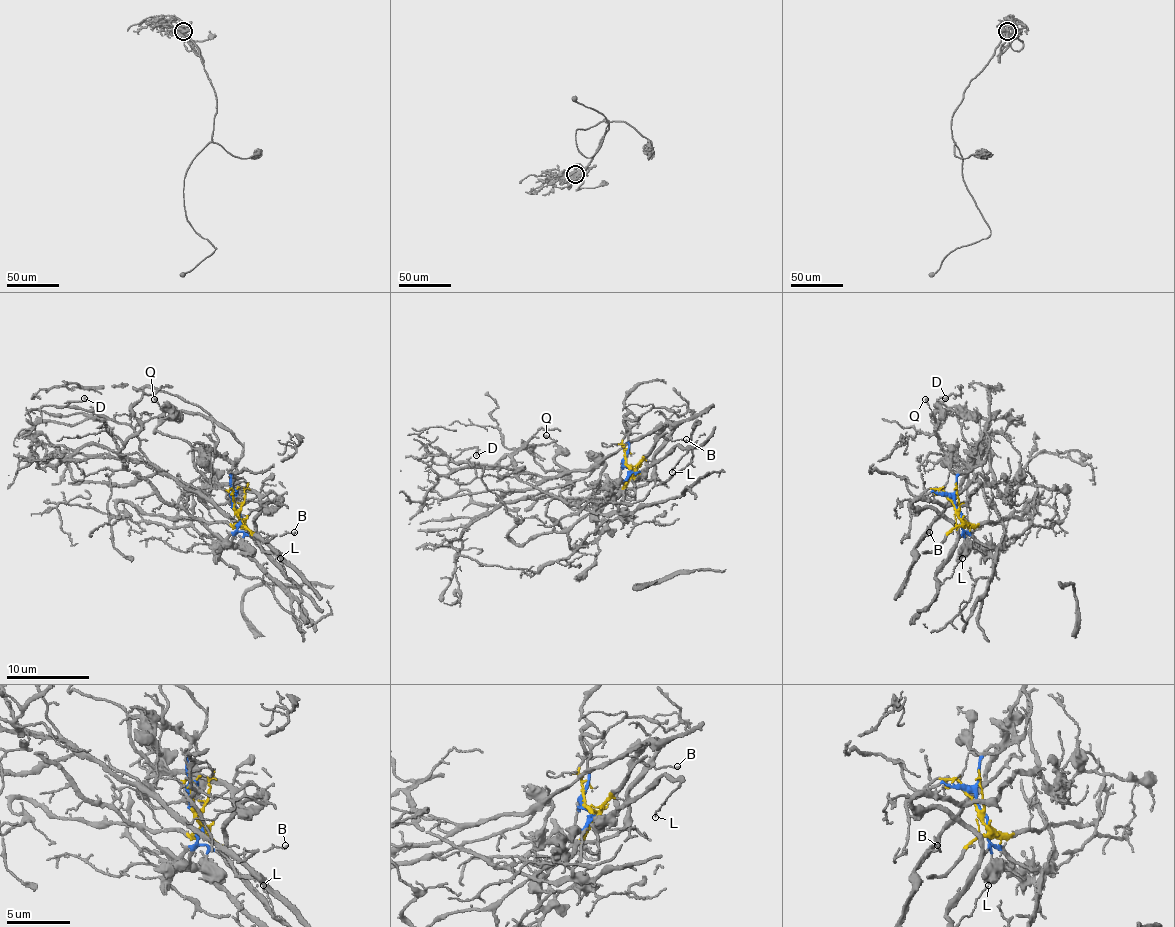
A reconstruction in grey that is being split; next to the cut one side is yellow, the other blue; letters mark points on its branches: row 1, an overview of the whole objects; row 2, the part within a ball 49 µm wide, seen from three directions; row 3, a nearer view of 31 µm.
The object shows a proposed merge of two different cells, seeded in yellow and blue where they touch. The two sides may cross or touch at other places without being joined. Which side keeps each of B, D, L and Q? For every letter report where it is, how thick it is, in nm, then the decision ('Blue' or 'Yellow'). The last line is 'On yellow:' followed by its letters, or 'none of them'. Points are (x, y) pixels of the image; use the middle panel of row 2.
B: Place: (686, 439). Thickness 100 nm. Yellow
D: Place: (476, 455). Thickness 130 nm. Yellow
L: Place: (672, 472). Thickness 90 nm. Blue
Q: Place: (546, 435). Thickness 170 nm. Blue
On yellow: B, D

